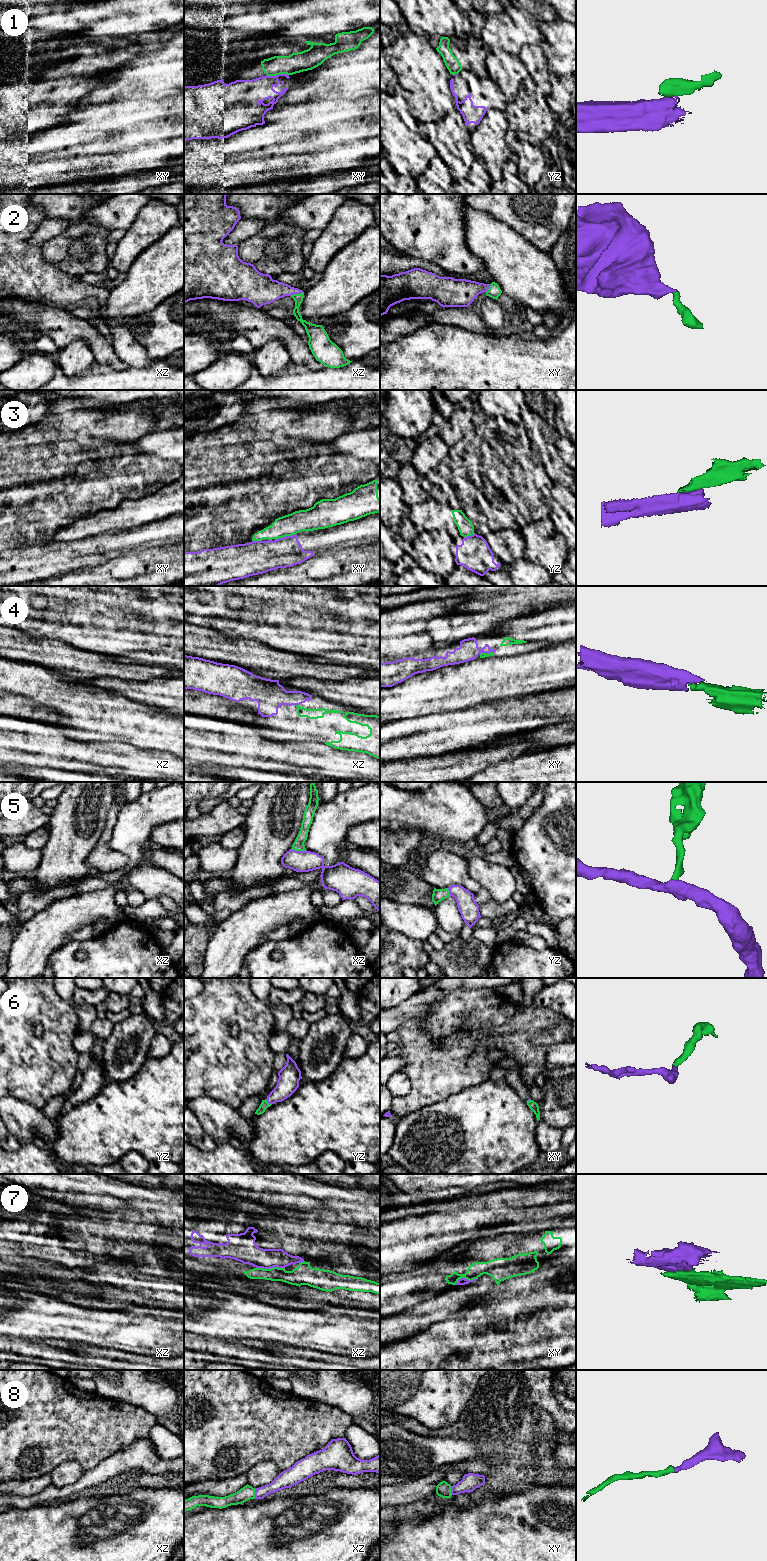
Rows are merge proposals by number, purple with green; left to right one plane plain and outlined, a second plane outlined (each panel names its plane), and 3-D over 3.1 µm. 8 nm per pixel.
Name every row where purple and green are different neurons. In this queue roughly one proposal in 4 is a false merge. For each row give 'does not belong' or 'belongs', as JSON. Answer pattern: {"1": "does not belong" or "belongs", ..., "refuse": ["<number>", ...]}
{"1": "does not belong", "2": "belongs", "3": "does not belong", "4": "belongs", "5": "belongs", "6": "belongs", "7": "does not belong", "8": "belongs", "refuse": ["1", "3", "7"]}

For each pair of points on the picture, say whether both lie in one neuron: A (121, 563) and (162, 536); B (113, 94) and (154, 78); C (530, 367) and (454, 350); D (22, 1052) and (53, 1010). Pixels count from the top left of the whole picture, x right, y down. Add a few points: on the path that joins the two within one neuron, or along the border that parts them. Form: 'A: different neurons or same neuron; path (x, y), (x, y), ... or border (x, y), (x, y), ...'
A: different neurons; border (127, 553), (115, 557)
B: same neuron; path (123, 84), (144, 78)
C: same neuron; path (511, 367), (473, 367)
D: same neuron; path (35, 1048), (53, 1030), (53, 1023)

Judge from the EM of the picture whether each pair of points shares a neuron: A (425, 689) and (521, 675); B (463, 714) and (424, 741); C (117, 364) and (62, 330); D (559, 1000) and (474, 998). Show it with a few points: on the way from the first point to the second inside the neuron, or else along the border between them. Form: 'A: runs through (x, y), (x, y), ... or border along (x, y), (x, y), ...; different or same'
A: runs through (449, 682), (475, 682), (497, 678); same
B: runs through (460, 726), (446, 740), (436, 741); same
C: runs through (104, 350), (87, 331), (76, 330); same
D: border along (533, 1002), (555, 1011); different

